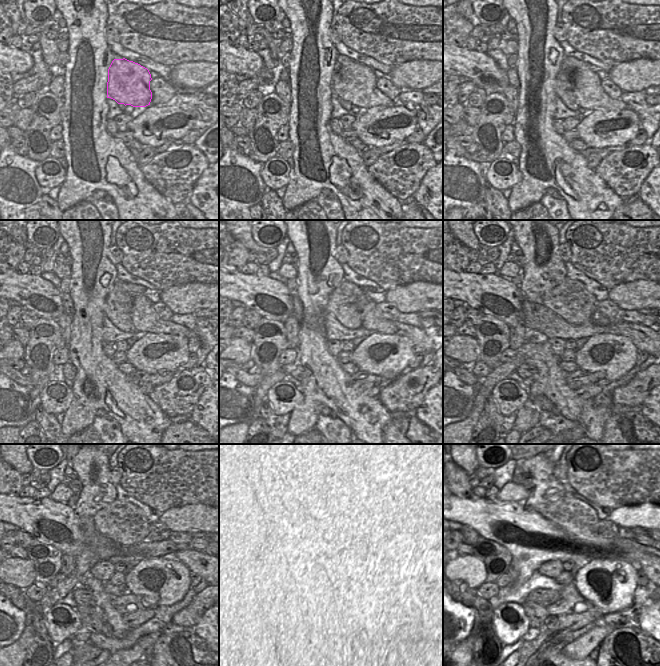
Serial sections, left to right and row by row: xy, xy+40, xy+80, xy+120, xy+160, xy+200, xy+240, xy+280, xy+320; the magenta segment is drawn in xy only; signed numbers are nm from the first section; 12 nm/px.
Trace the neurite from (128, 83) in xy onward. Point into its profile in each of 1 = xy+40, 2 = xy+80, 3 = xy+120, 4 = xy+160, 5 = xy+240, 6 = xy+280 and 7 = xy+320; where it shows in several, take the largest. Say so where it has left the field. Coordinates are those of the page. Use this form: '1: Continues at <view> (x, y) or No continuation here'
1: Continues at xy+40 (355, 82)
2: Continues at xy+80 (588, 93)
3: Continues at xy+120 (143, 316)
4: Continues at xy+160 (371, 320)
5: Continues at xy+240 (198, 562)
6: Continues at xy+280 (422, 560)
7: Continues at xy+320 (646, 561)

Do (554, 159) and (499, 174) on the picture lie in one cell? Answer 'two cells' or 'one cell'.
two cells

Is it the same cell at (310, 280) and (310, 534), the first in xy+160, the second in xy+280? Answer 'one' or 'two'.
two

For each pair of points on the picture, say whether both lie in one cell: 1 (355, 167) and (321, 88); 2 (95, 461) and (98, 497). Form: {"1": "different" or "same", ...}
{"1": "same", "2": "same"}

